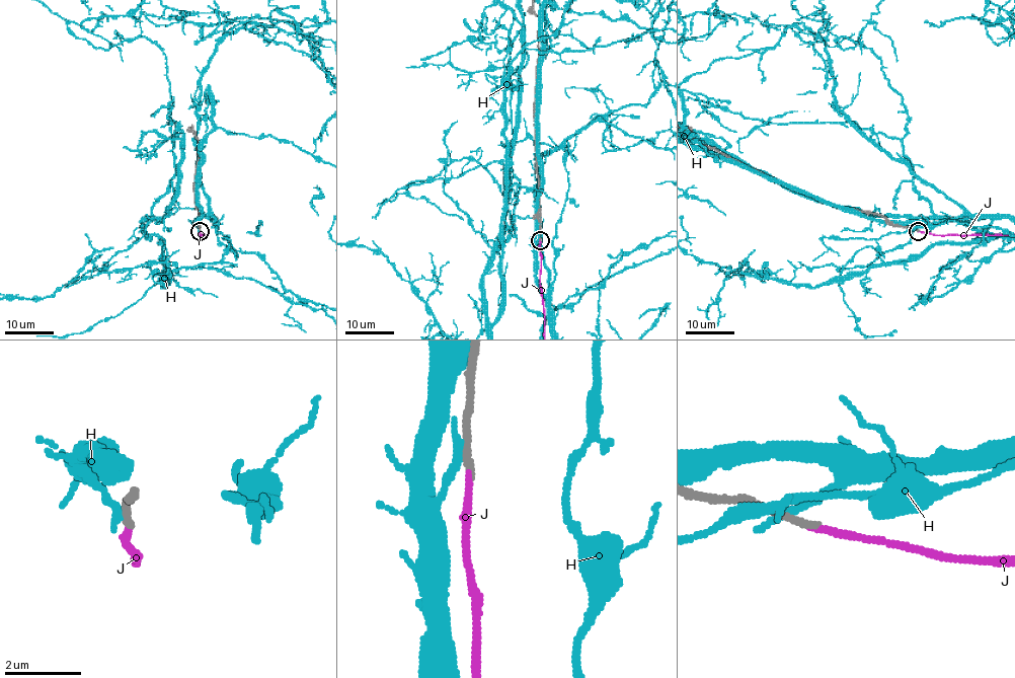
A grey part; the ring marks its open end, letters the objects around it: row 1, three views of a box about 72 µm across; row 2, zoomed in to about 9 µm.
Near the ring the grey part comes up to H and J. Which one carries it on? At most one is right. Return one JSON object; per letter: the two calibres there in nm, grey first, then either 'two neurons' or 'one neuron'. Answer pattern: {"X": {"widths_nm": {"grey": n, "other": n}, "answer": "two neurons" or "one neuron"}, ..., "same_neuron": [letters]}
{"H": {"widths_nm": {"grey": 240, "other": 260}, "answer": "two neurons"}, "J": {"widths_nm": {"grey": 200, "other": 170}, "answer": "one neuron"}, "same_neuron": ["J"]}

